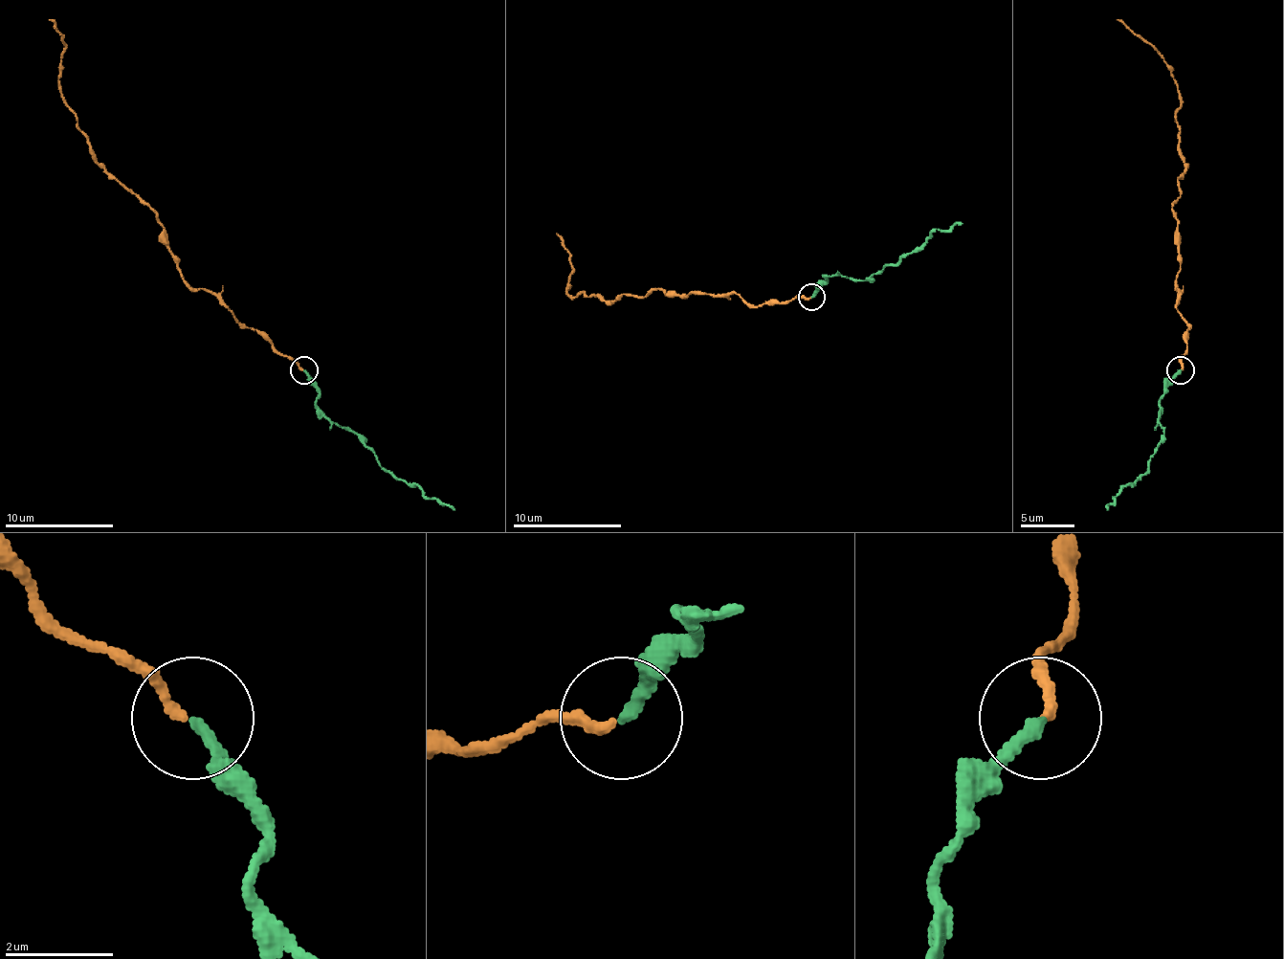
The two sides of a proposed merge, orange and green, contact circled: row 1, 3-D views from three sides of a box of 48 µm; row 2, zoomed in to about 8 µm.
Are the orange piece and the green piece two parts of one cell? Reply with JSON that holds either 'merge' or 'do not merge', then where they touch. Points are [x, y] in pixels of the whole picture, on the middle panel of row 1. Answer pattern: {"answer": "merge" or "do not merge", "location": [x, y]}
{"answer": "do not merge", "location": [811, 297]}

